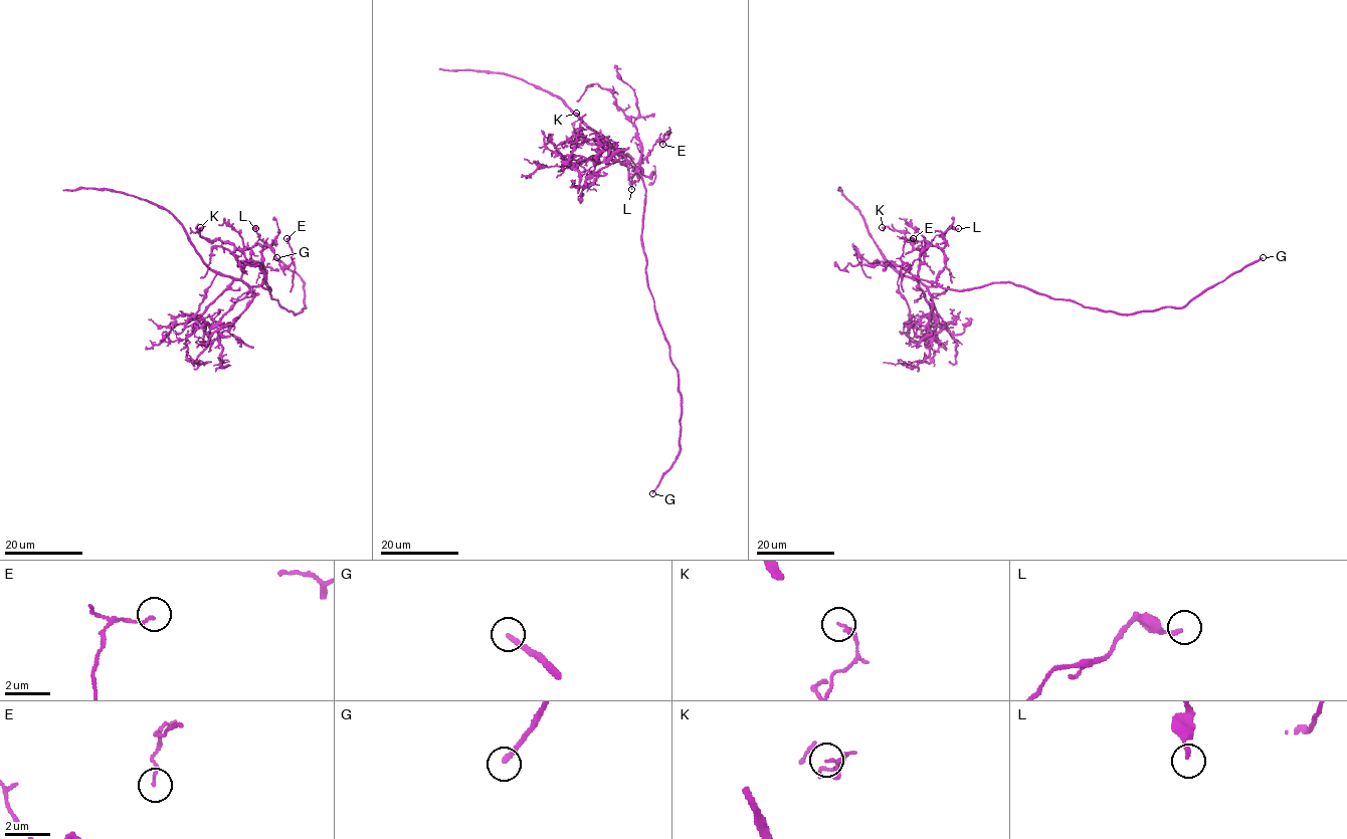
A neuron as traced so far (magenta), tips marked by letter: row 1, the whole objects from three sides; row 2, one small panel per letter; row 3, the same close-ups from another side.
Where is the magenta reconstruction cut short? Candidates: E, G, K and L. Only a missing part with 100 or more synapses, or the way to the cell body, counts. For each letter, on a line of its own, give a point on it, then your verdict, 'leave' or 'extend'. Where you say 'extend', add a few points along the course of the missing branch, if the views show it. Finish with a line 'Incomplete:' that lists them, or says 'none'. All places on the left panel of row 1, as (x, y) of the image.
E: place (286, 238); leave
G: place (276, 257); extend; course (276, 257), (255, 244), (231, 239), (224, 233), (225, 224), (230, 219), (227, 224), (226, 221)
K: place (200, 227); leave
L: place (255, 228); leave
Incomplete: G

